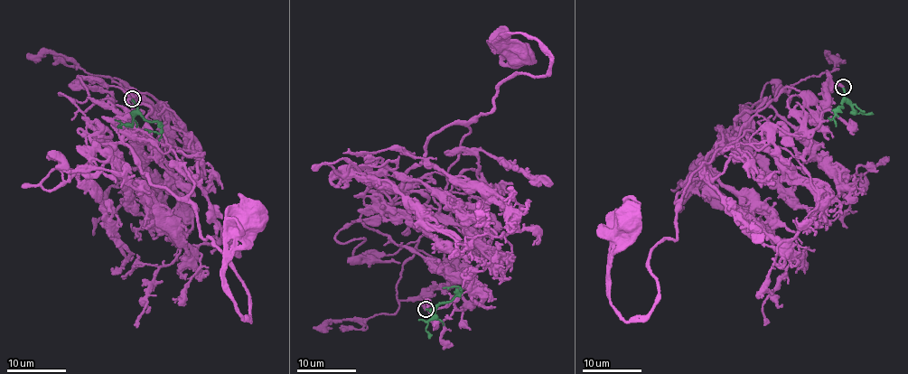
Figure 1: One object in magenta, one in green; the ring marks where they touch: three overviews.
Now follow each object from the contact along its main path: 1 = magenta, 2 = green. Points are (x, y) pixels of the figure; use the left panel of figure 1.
1: (131, 98), (191, 147), (195, 136), (172, 150), (200, 235), (243, 284), (242, 318), (223, 255), (255, 216)
2: (131, 99), (138, 113), (155, 121), (161, 128), (160, 134), (145, 128)

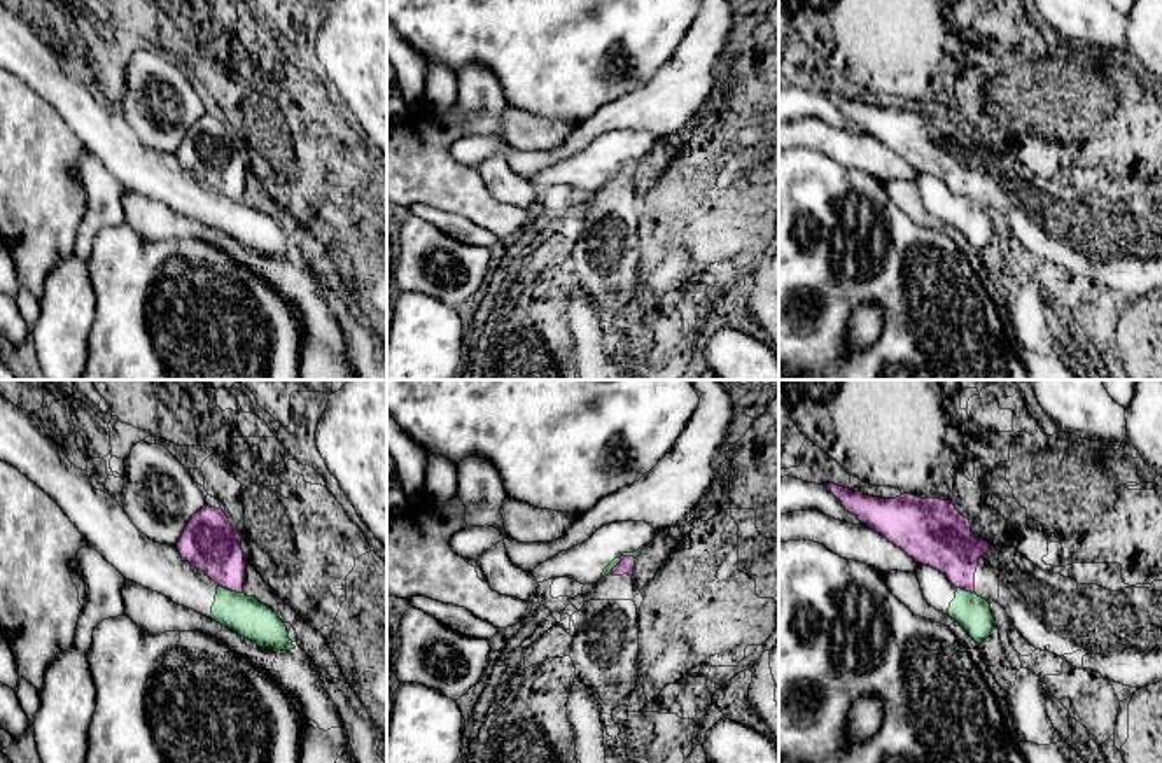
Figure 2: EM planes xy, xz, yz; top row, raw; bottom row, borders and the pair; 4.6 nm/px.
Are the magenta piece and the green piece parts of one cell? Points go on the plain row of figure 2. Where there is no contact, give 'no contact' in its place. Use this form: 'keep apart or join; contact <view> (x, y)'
keep apart; contact xz (622, 168)

